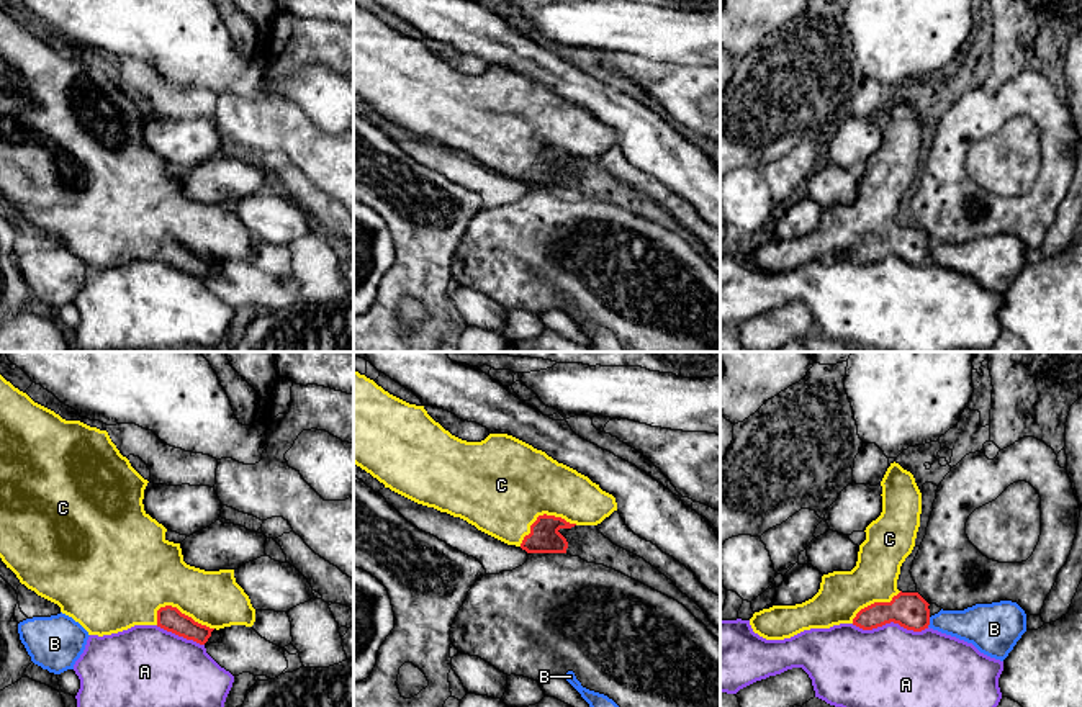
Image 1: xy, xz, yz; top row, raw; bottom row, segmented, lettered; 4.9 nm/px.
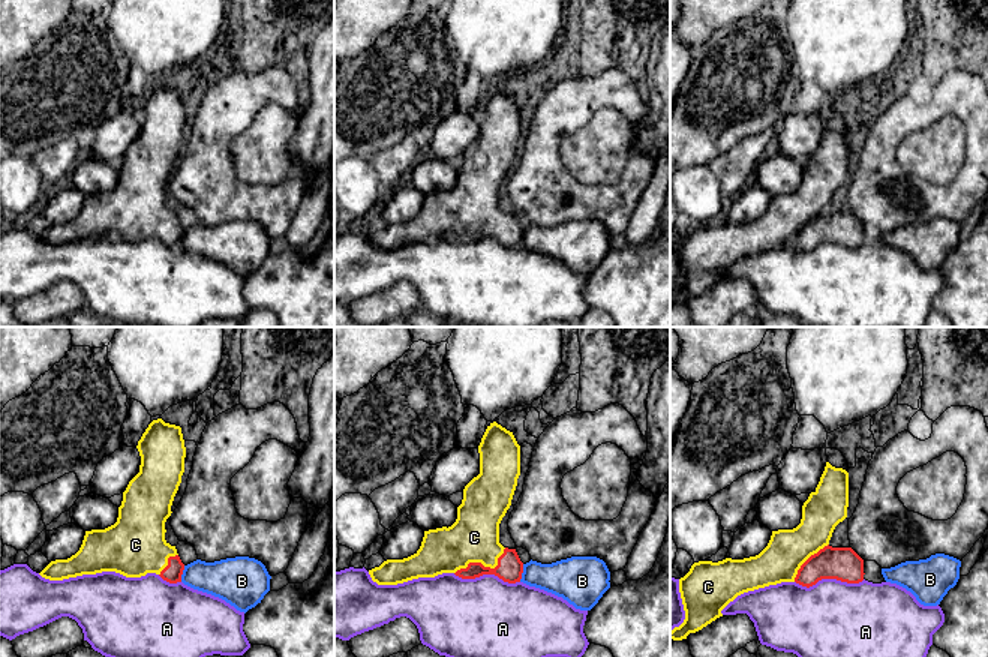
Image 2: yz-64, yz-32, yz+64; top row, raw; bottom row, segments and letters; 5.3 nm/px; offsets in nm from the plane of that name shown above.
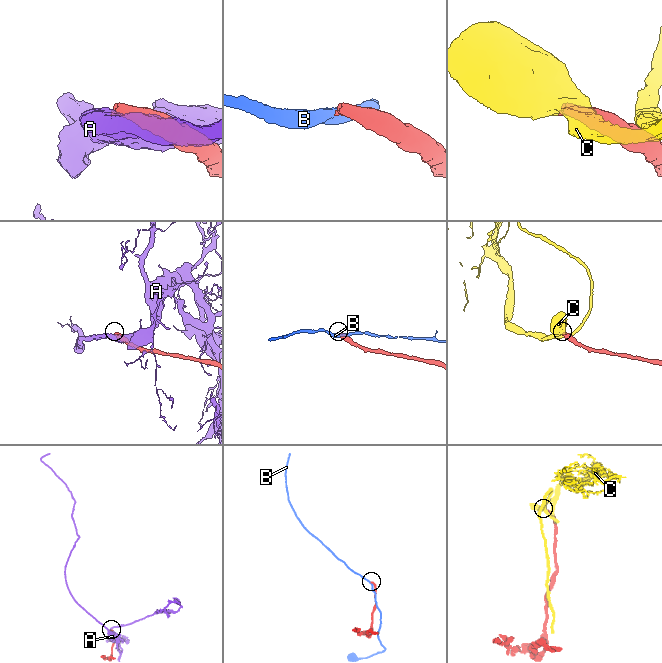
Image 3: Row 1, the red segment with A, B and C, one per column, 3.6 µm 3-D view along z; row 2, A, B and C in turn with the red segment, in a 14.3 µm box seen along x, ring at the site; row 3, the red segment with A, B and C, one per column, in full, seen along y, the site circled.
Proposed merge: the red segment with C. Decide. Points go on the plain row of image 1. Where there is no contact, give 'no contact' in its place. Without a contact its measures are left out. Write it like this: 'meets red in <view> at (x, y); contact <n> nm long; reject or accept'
meets red in xy at (184, 247); contact 300 nm long; accept

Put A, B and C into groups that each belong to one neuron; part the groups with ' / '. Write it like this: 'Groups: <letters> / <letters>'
Groups: A / B / C

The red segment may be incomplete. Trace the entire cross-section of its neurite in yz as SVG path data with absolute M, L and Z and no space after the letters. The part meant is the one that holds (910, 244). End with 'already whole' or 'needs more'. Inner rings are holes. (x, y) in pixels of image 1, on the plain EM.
M895 95L881 119L882 146L864 164L856 200L823 208L818 226L802 237L755 245L755 267L784 273L810 262L853 257L872 263L890 255L913 265L928 262L930 237L918 226L897 223L900 200L915 180L922 126L913 108Z | needs more

